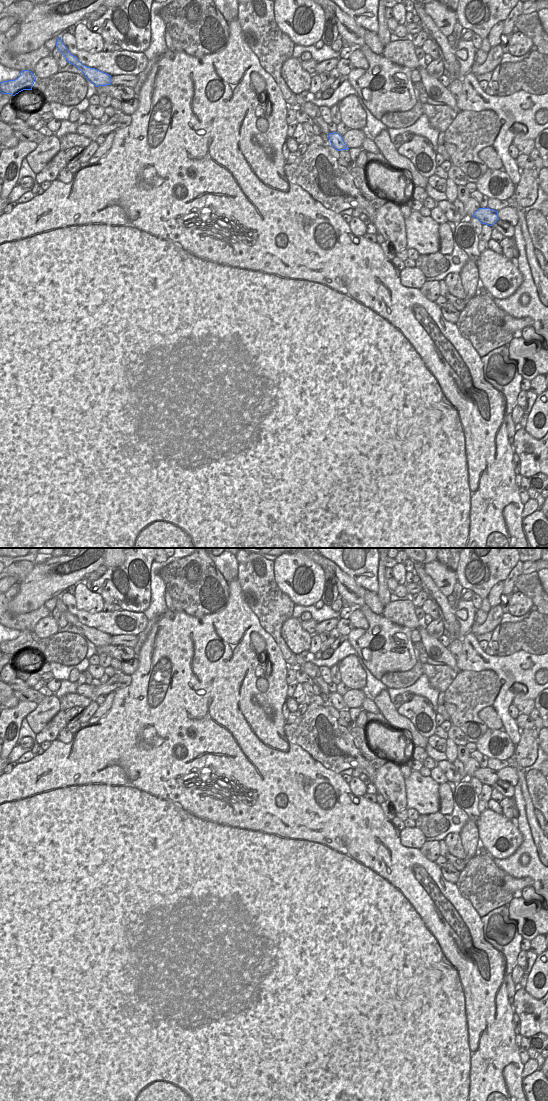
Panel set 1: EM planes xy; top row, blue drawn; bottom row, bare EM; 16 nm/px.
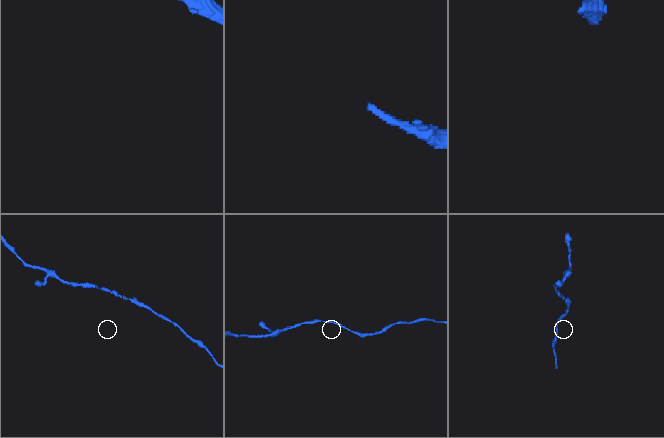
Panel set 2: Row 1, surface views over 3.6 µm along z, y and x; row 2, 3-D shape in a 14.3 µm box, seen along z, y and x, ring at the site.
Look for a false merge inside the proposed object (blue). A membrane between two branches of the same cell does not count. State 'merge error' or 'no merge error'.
no merge error

